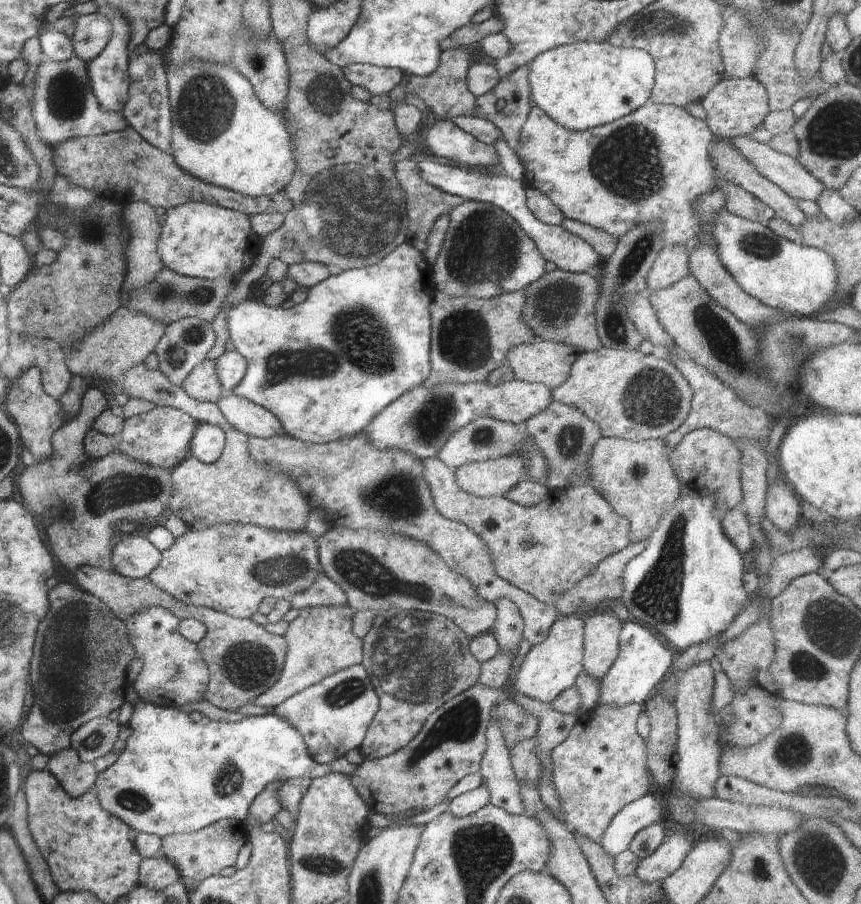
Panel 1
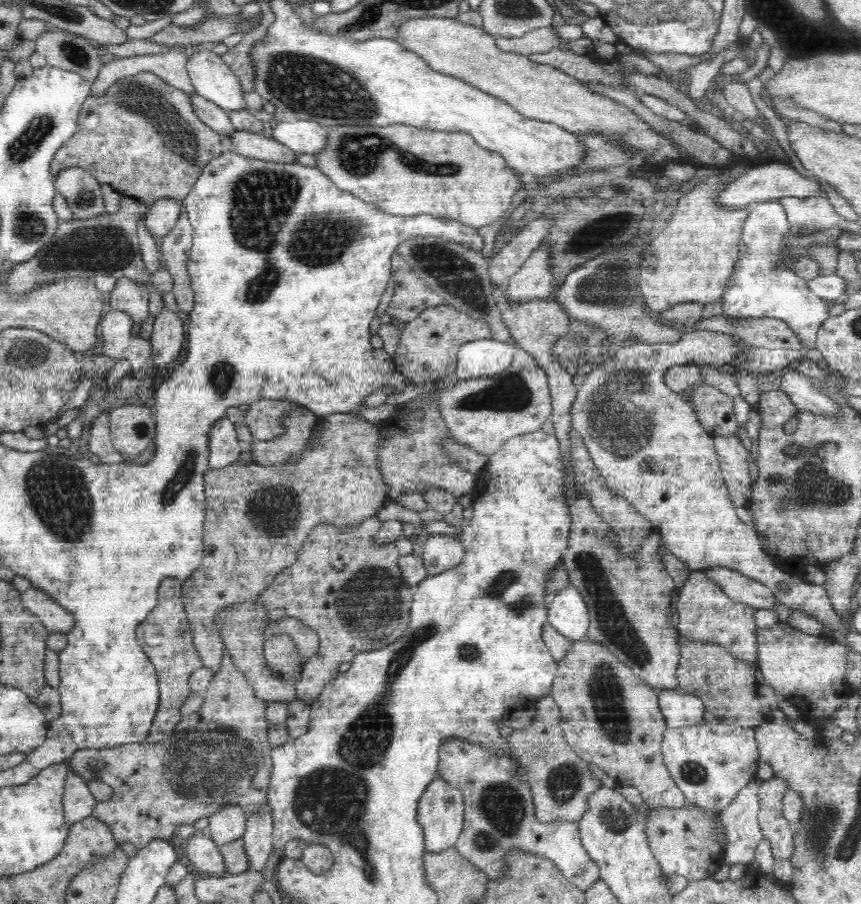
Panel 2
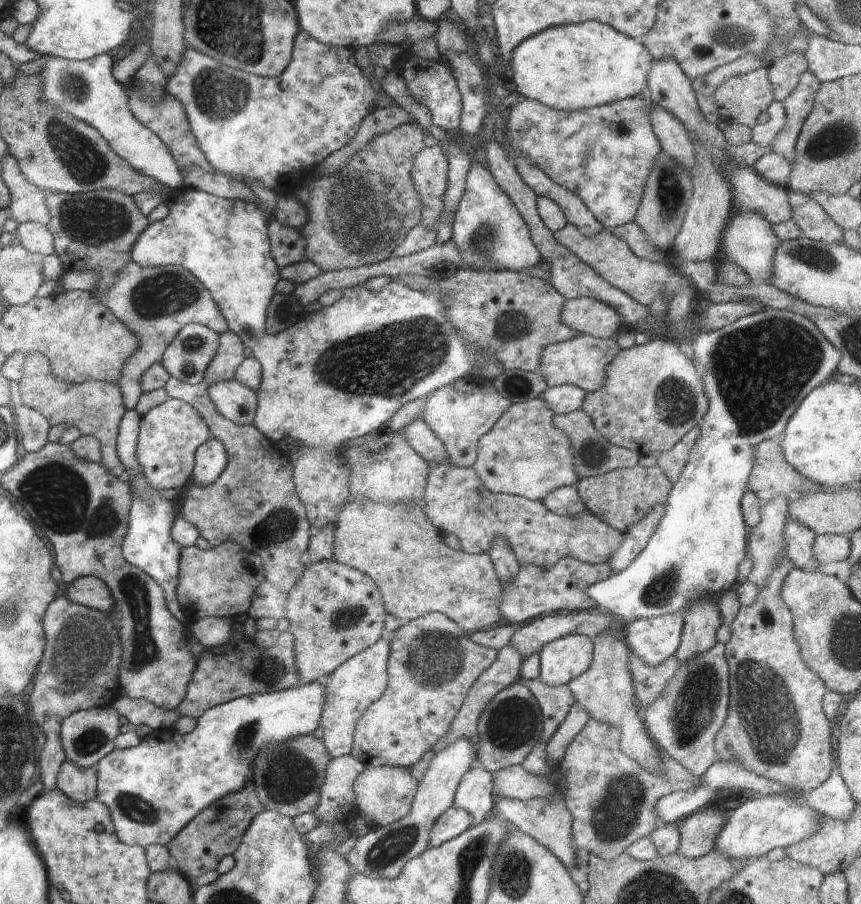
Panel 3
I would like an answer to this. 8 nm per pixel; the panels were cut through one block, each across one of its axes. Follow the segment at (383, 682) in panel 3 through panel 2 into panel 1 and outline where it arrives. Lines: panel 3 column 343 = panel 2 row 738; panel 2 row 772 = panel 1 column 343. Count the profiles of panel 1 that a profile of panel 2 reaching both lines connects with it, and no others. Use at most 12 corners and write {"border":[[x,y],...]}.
{"border":[[360,663],[274,707],[318,764],[359,748],[379,698]]}

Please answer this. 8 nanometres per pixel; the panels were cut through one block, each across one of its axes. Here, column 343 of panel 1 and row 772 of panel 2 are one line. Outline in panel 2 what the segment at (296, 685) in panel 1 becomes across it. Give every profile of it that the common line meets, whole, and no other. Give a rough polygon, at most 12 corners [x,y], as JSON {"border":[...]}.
{"border":[[575,641],[550,696],[580,758],[653,810],[691,806],[658,692]]}

